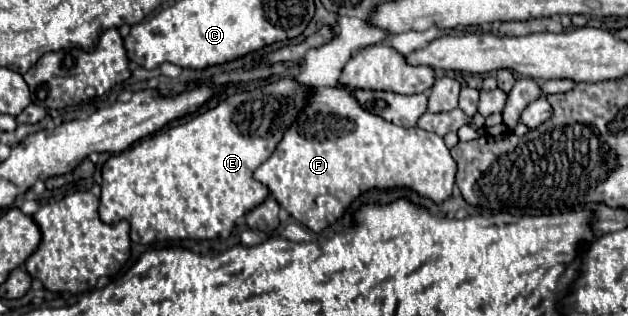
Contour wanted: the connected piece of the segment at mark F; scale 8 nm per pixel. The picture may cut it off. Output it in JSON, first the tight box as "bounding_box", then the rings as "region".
{"bounding_box":[253,87,457,233],"region":[[[315,87],[307,109],[253,175],[269,187],[293,219],[321,233],[369,189],[405,187],[433,203],[443,203],[451,197],[455,173],[457,163],[449,155],[443,137],[419,127],[403,129],[371,115],[343,87]]]}

